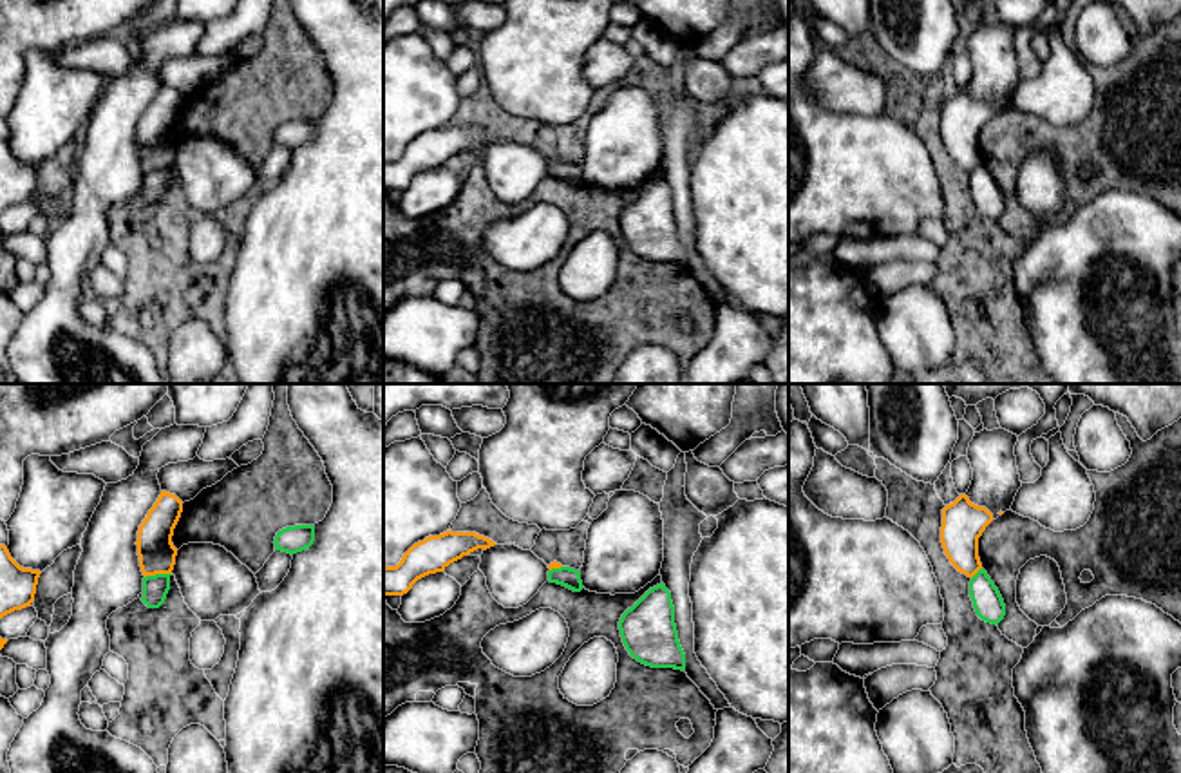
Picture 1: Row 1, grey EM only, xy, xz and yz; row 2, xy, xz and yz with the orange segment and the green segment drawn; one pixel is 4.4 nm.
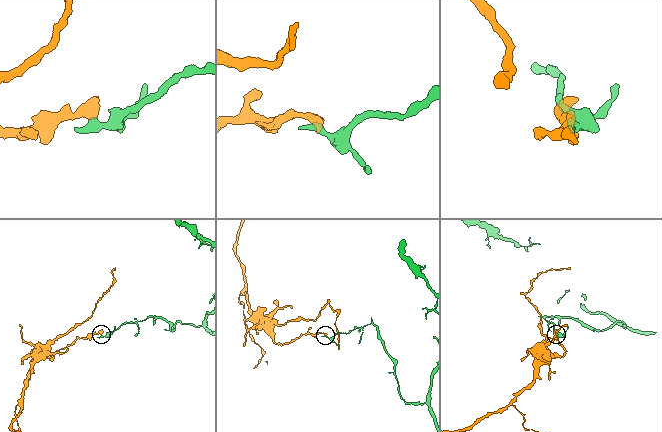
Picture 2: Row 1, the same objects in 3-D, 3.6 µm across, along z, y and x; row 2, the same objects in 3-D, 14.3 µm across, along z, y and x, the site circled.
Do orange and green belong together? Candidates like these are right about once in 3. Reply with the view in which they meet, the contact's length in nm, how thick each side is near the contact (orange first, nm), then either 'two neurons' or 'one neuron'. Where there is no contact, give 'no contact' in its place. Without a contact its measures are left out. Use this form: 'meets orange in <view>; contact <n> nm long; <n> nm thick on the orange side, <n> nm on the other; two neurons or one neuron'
meets orange in xy; contact 120 nm long; 160 nm thick on the orange side, 110 nm on the other; two neurons

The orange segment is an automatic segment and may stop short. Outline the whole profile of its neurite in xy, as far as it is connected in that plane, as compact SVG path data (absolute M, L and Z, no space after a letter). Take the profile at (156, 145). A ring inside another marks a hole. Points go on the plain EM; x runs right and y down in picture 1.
M161 85L137 125L137 150L143 170L172 168L177 143L172 138L183 96Z

